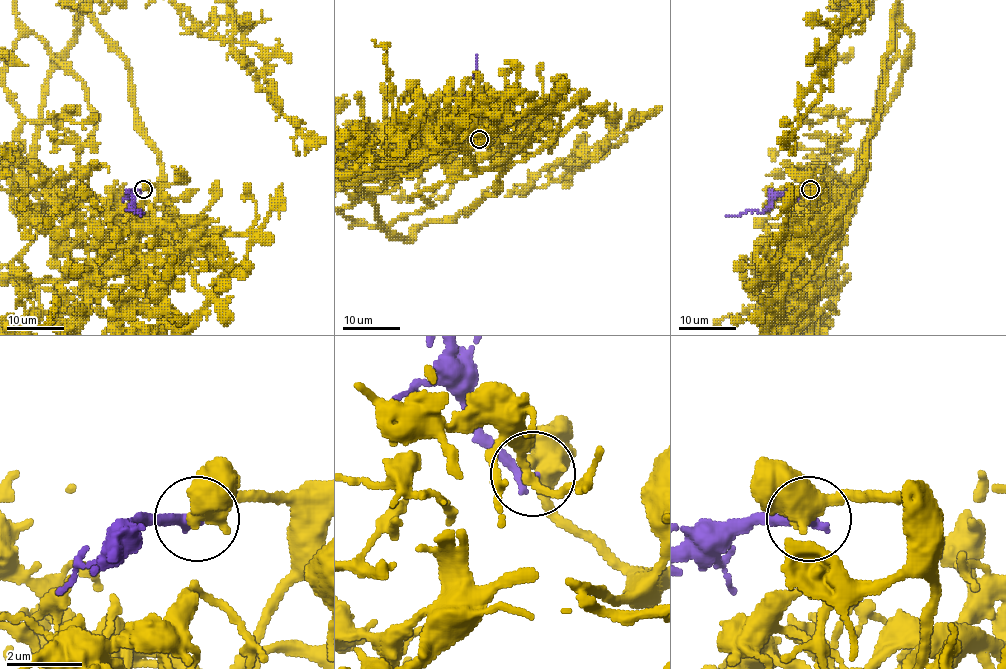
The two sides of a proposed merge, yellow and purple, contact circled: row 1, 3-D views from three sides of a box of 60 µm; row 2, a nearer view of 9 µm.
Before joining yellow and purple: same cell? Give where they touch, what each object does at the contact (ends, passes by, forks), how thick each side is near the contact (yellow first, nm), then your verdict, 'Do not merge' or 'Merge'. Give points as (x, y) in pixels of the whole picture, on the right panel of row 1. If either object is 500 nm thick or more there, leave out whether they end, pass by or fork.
Place: (810, 189). Thickness 500 nm (yellow) against 260 nm. Do not merge

